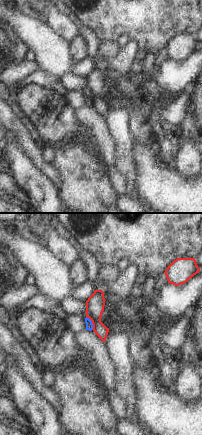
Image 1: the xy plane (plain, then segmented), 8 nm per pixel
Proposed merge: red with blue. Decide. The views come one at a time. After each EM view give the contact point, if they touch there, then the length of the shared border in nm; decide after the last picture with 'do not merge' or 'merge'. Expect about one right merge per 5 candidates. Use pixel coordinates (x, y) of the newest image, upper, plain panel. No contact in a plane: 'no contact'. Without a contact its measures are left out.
contact (92, 99); length 120 nm

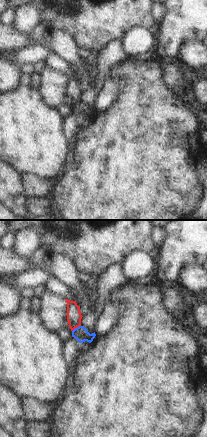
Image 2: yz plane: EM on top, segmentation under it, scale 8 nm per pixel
contact (76, 103); length 90 nm

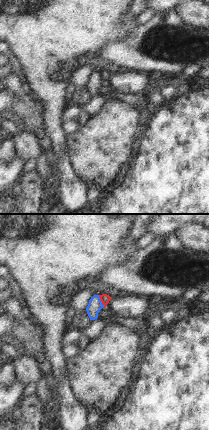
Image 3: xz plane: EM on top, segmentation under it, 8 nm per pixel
contact (101, 77); length 110 nm

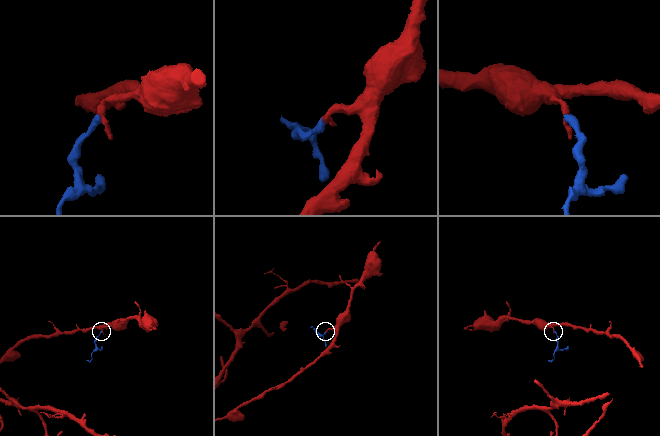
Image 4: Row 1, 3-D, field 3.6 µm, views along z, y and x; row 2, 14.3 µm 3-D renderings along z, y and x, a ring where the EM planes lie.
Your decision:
do not merge

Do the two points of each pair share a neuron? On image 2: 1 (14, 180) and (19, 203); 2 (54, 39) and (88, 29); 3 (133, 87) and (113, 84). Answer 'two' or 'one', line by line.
1: one
2: two
3: two

